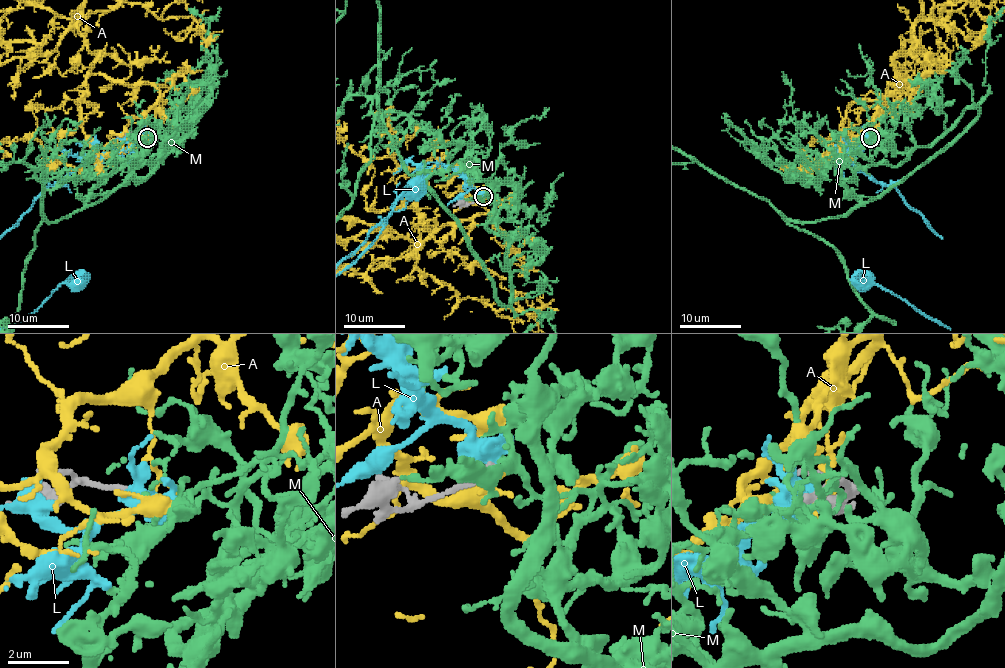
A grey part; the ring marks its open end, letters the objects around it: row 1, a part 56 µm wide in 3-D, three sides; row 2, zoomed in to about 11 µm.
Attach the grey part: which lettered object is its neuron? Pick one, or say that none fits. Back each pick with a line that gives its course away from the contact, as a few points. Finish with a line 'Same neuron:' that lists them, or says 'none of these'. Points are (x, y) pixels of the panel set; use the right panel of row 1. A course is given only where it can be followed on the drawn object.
M: via (870, 138), (876, 130), (854, 177), (842, 173), (859, 203), (805, 221)
Same neuron: M

